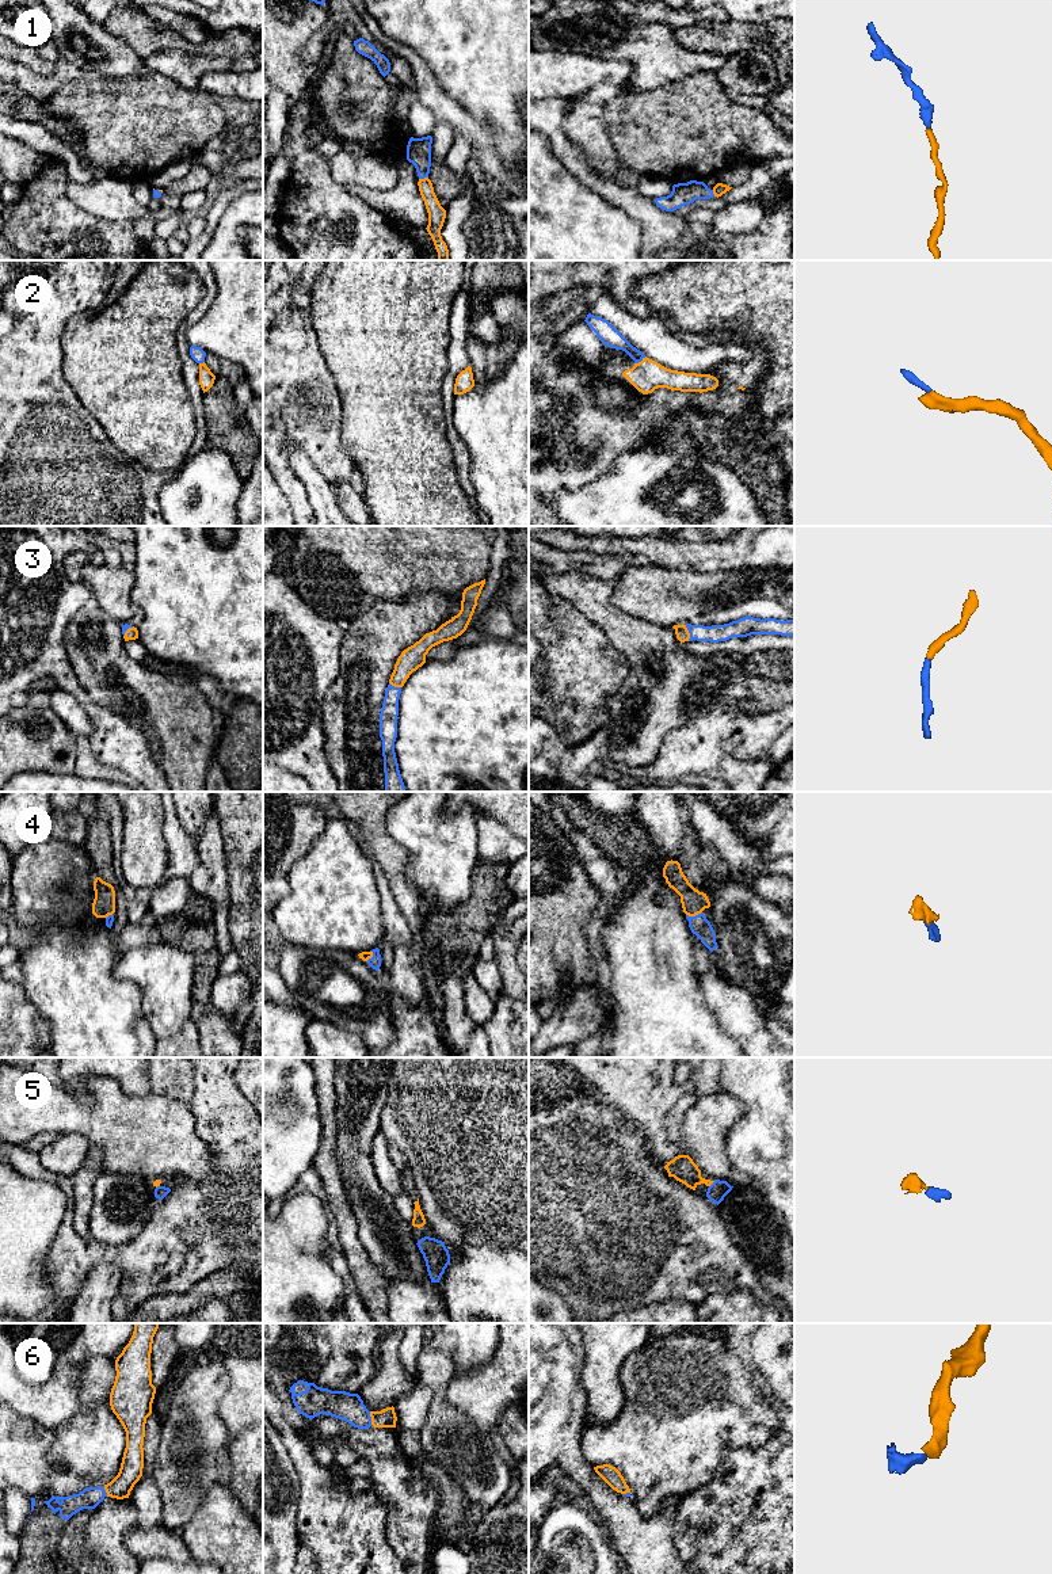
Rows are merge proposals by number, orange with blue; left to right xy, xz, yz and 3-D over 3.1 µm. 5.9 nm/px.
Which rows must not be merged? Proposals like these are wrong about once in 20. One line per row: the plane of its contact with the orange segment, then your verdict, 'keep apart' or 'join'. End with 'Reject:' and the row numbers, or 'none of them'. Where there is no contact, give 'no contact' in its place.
1: xz | join
2: yz | join
3: yz | join
4: yz | join
5: yz | join
6: xz | join
Reject: none of them

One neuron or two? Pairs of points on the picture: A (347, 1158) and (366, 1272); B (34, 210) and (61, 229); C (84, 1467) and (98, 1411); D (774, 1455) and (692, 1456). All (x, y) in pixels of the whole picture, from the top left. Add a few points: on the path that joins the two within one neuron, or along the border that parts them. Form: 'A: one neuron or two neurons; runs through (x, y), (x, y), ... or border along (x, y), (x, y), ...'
A: two neurons; border along (354, 1212), (358, 1239), (370, 1261), (380, 1270)
B: one neuron; runs through (41, 217), (54, 229)
C: one neuron; runs through (84, 1454), (95, 1440), (96, 1425)
D: two neurons; border along (757, 1445), (742, 1445), (734, 1449), (708, 1482)

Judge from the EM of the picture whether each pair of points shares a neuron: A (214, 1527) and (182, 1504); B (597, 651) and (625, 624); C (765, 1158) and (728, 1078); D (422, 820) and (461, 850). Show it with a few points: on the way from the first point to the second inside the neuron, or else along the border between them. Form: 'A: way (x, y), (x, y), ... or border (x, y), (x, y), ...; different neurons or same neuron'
A: border (213, 1486), (179, 1531), (167, 1529); different neurons
B: border (586, 617), (603, 632), (628, 664); different neurons
C: way (765, 1138), (765, 1111), (749, 1094); same neuron
D: way (431, 830), (452, 850); same neuron

